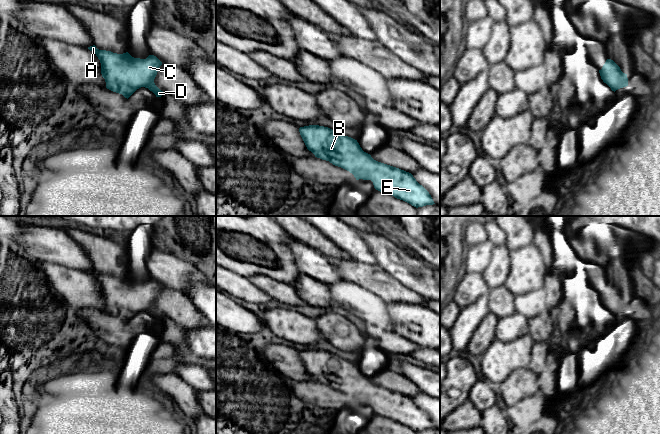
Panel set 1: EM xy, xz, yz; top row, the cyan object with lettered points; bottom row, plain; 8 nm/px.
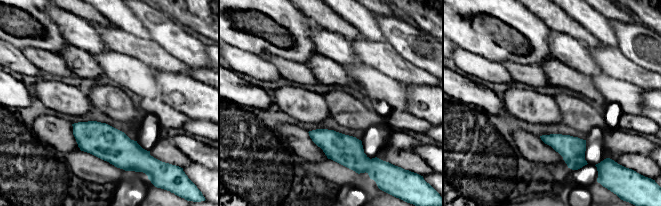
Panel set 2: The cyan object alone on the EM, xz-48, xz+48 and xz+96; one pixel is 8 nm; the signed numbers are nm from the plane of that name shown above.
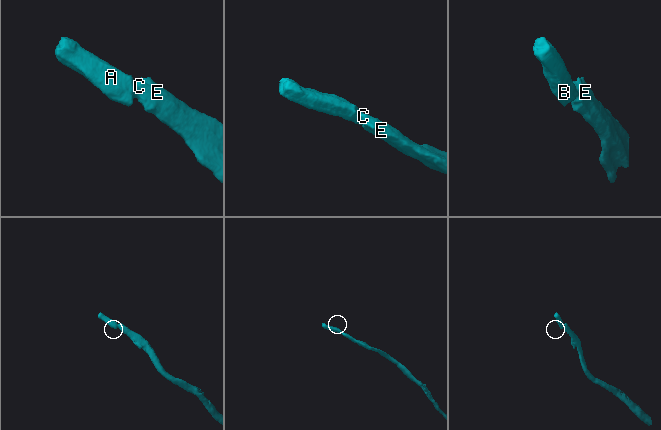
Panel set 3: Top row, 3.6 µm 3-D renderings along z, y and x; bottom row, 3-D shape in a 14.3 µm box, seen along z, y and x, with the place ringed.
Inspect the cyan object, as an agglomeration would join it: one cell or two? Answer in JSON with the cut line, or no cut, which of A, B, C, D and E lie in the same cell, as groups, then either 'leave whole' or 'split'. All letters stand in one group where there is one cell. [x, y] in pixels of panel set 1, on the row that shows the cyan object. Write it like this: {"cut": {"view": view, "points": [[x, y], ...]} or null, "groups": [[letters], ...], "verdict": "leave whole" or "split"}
{"cut": null, "groups": [["A", "B", "C", "D", "E"]], "verdict": "leave whole"}

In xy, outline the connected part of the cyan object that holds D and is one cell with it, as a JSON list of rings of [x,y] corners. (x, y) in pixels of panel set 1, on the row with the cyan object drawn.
[[[95,45],[88,49],[96,54],[101,63],[101,74],[105,79],[106,88],[122,94],[125,98],[129,98],[137,89],[141,87],[148,88],[156,97],[161,97],[161,91],[154,83],[159,67],[162,62],[154,55],[149,55],[146,59],[134,58],[128,52],[123,54],[113,53],[111,51],[99,50]]]

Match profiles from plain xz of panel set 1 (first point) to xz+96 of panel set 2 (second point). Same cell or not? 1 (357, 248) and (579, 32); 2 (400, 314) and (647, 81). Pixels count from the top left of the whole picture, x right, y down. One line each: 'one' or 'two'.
1: two
2: two

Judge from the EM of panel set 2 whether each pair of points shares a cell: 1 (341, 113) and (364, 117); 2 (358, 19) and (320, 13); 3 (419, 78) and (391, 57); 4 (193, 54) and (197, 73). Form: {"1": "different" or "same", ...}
{"1": "same", "2": "different", "3": "same", "4": "different"}

